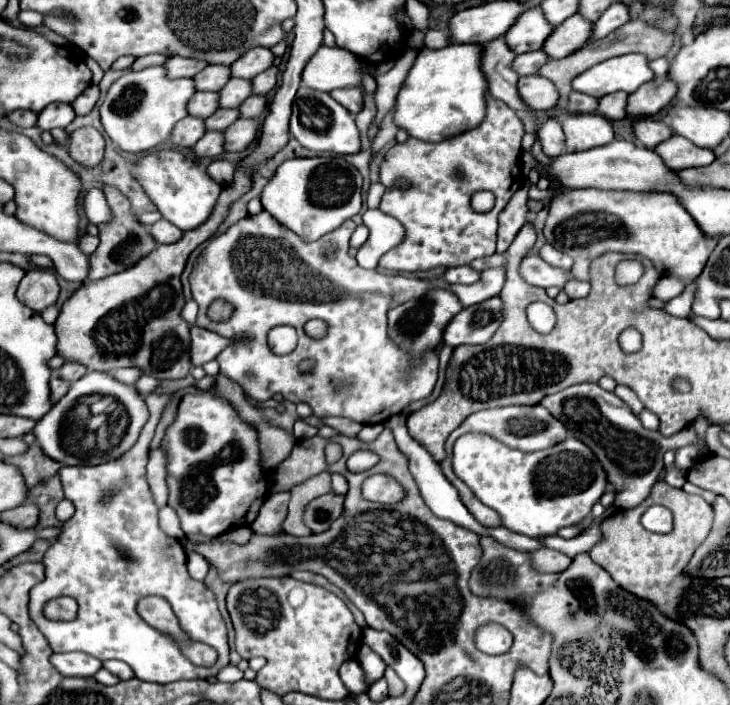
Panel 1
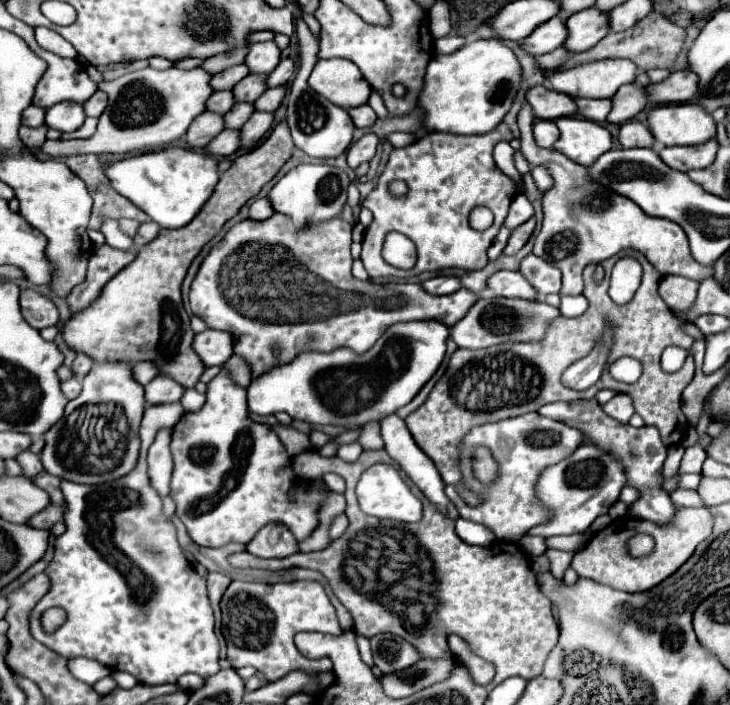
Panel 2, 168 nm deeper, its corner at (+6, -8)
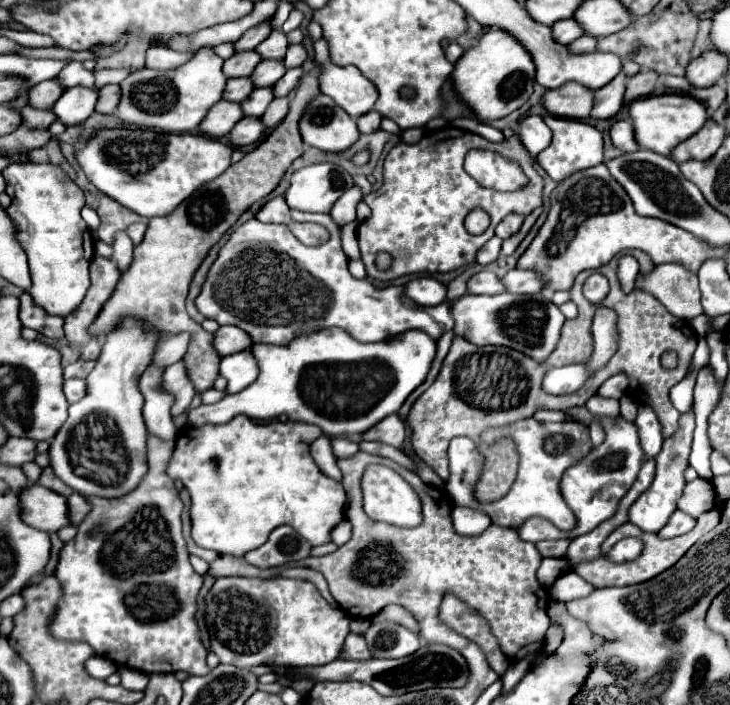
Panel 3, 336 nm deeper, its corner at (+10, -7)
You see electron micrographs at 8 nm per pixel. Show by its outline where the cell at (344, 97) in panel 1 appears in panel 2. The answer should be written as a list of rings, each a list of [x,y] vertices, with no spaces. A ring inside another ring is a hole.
[[[368,104],[358,106],[358,108],[350,108],[350,116],[352,116],[356,128],[368,128],[376,122],[376,114]]]

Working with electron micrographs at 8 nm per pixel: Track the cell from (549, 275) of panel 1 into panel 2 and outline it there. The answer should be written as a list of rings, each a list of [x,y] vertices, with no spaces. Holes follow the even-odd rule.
[[[508,270],[494,272],[488,278],[486,284],[496,296],[526,298],[526,300],[536,300],[538,298],[534,288],[530,288],[530,284],[526,284],[526,278],[520,272],[508,272]]]

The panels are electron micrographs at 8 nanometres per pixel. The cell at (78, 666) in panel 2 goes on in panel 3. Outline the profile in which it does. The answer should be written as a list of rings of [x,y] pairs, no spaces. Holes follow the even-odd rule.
[[[98,655],[90,657],[84,667],[86,667],[86,673],[96,677],[96,679],[106,679],[108,675],[116,673],[116,665],[110,659],[104,659],[104,657],[98,657]]]

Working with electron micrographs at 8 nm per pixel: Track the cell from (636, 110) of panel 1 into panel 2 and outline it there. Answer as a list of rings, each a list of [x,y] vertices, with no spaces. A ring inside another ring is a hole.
[[[690,70],[672,72],[664,82],[646,88],[654,104],[678,104],[690,102],[698,96],[698,76]]]

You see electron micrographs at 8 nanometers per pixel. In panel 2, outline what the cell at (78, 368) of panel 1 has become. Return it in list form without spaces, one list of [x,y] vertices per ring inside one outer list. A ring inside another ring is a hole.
[[[78,354],[76,356],[76,360],[74,360],[74,364],[72,364],[72,370],[74,370],[74,374],[78,376],[78,378],[82,378],[82,376],[86,376],[86,372],[90,372],[90,368],[94,366],[94,360],[88,356],[88,354]]]

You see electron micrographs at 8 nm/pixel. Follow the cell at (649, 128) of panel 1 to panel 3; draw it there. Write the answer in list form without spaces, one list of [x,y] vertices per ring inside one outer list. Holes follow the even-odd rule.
[[[616,121],[610,129],[610,137],[612,137],[614,147],[618,147],[624,153],[632,153],[632,151],[640,149],[640,145],[634,137],[634,125],[630,121]]]

